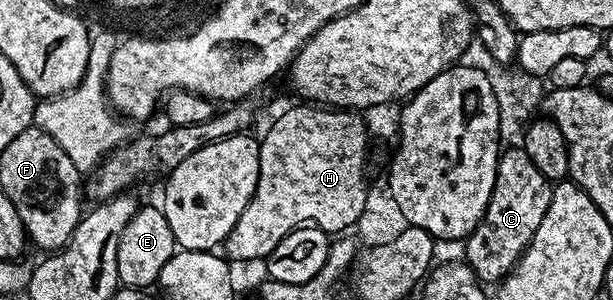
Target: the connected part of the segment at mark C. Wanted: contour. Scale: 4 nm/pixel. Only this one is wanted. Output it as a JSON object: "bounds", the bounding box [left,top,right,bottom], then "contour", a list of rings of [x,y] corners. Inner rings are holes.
{"bounds":[465,149,552,284],"contour":[[[504,149],[500,153],[497,180],[493,184],[493,196],[489,196],[485,216],[474,232],[465,239],[465,261],[473,268],[480,283],[498,284],[515,267],[529,240],[533,240],[533,232],[537,232],[541,225],[545,208],[549,208],[552,189],[552,183],[545,176],[541,176],[541,172],[537,172],[533,160],[529,160],[523,149]]]}

